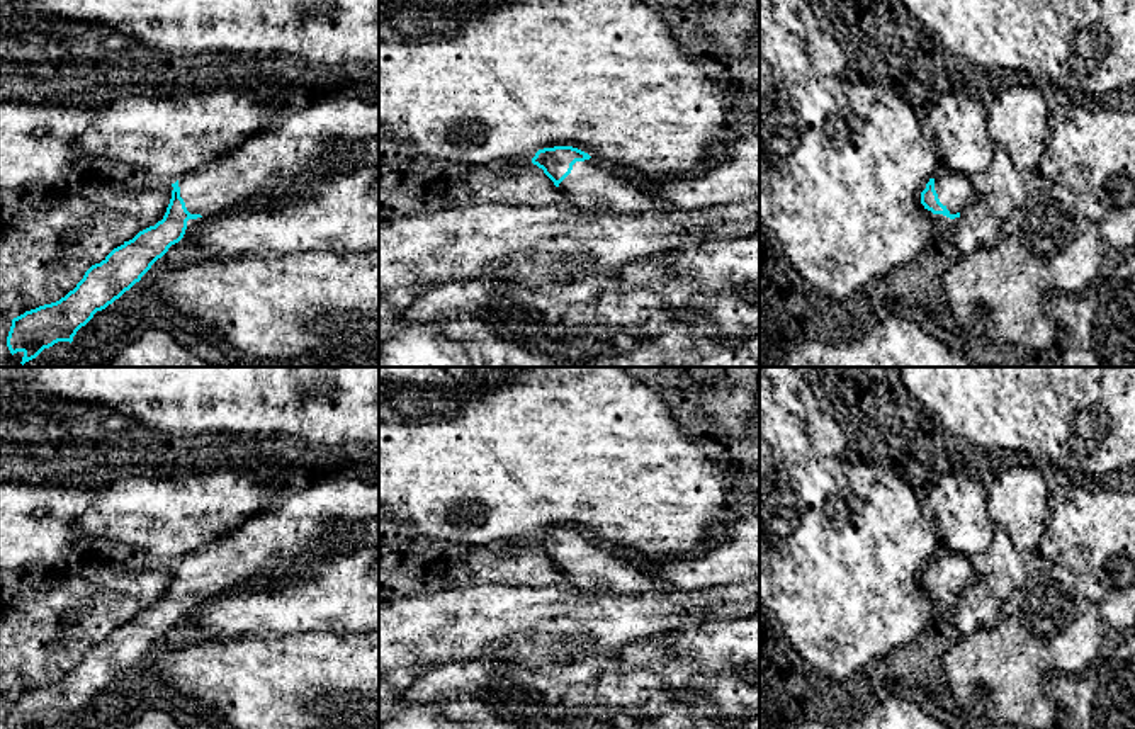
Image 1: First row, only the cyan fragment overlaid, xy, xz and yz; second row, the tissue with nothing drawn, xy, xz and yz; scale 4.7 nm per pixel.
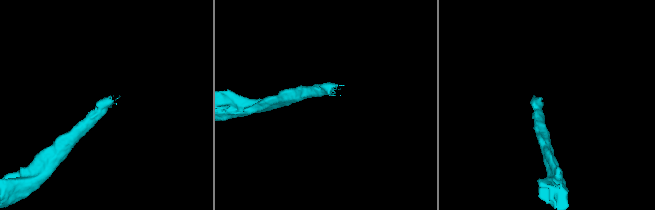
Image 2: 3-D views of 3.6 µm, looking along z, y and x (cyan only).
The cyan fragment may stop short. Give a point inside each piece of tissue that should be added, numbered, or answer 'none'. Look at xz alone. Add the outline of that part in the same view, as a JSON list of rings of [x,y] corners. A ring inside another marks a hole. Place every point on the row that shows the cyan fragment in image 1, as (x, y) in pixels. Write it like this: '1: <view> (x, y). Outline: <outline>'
1: xz (590, 186). Outline: [[[593,158],[576,161],[559,184],[574,207],[591,212],[664,212],[675,207],[642,187],[646,178],[601,165]]]

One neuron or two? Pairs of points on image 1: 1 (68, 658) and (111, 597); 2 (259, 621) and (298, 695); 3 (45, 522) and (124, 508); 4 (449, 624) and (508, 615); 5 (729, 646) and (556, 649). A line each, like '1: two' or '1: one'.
1: one
2: two
3: two
4: one
5: one

